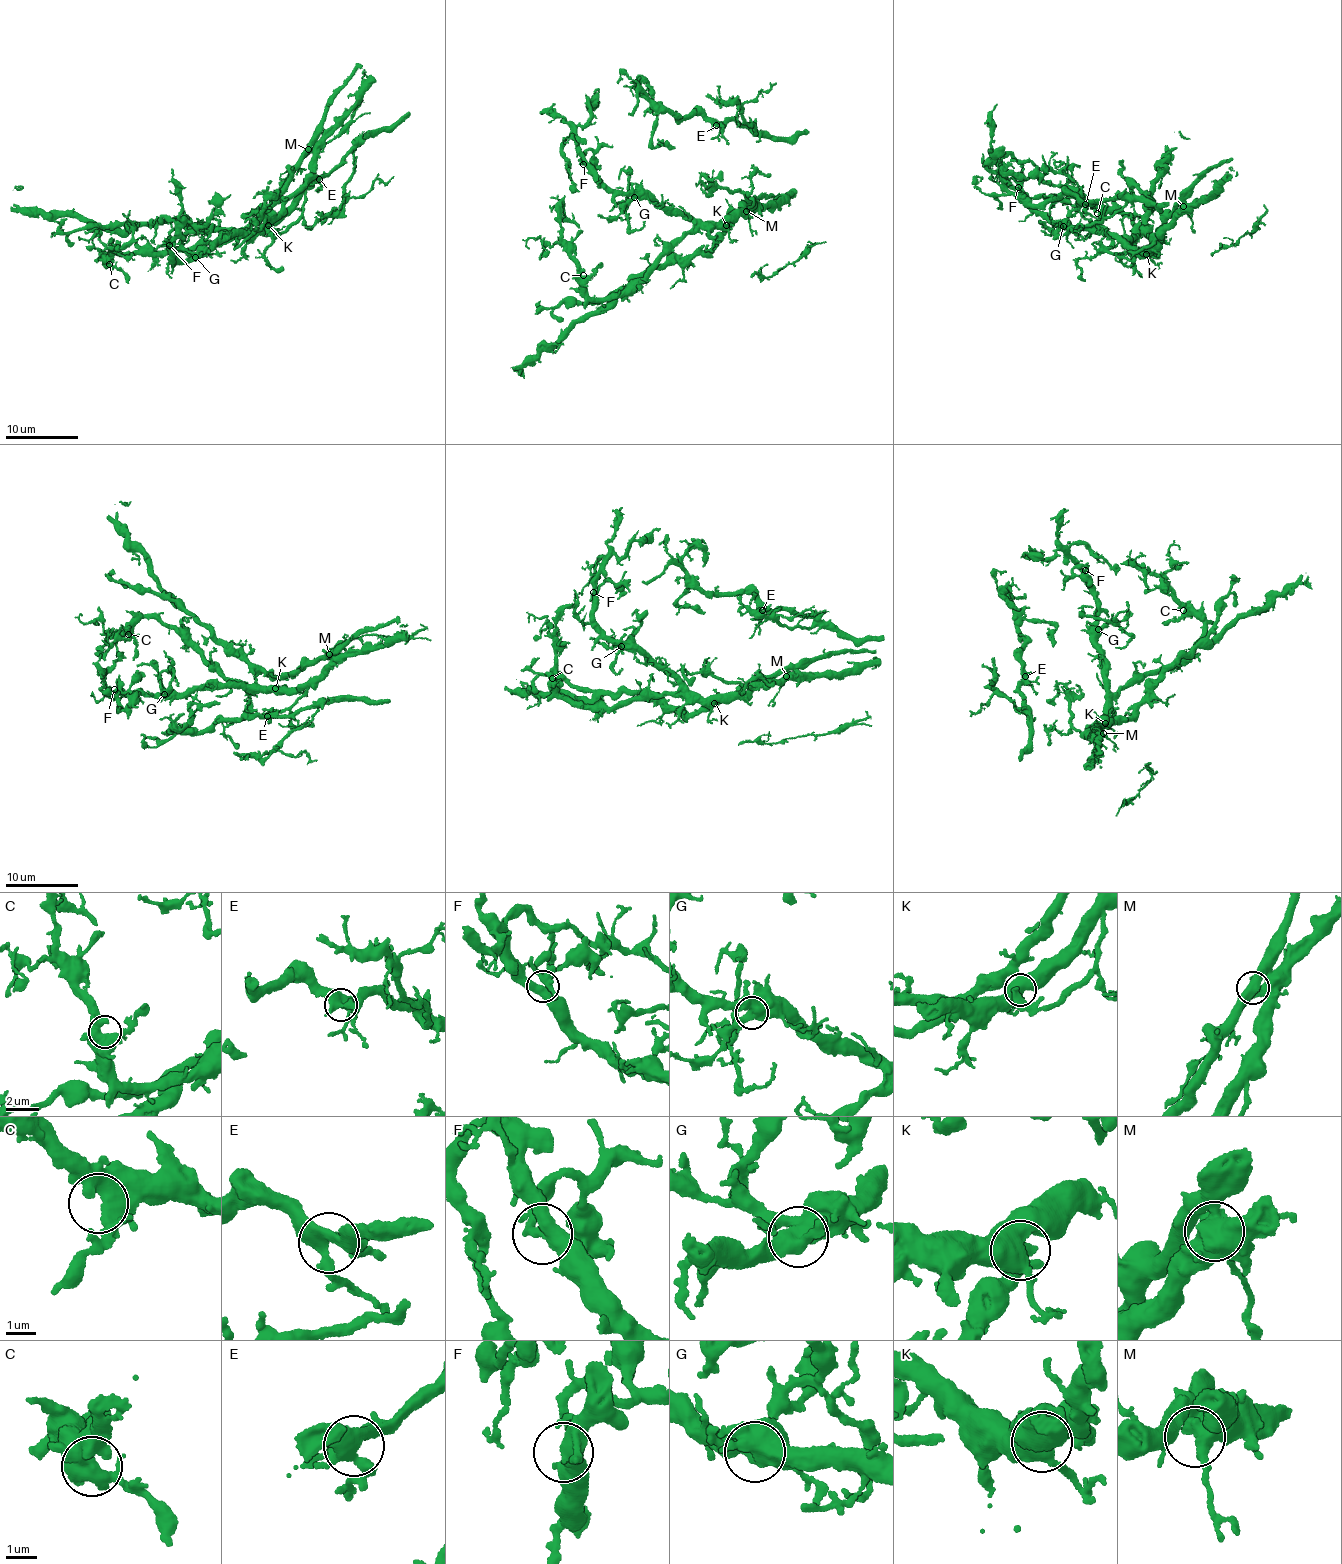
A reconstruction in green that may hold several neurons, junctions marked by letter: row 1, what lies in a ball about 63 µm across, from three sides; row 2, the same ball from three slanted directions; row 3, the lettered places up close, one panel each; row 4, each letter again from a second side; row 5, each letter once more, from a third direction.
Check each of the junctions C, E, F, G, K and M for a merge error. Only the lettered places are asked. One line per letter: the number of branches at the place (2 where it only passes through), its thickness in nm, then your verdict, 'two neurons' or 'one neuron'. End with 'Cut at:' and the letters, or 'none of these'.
C: branches 4; calibre 440 nm; one neuron
E: branches 5; calibre 480 nm; one neuron
F: branches 3; calibre 420 nm; one neuron
G: branches 4; calibre 550 nm; one neuron
K: branches 4; calibre 480 nm; one neuron
M: branches 2; calibre 550 nm; one neuron
Cut at: none of these

